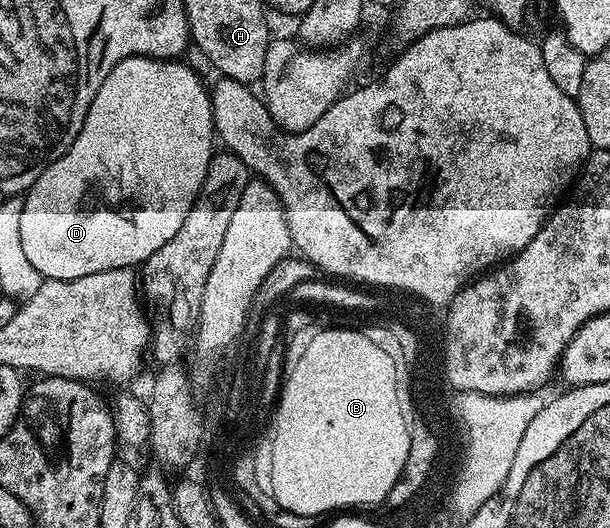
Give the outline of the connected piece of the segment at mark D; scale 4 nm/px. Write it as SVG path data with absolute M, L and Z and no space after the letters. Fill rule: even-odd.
M136 55L130 59L119 61L111 73L99 85L91 105L87 109L87 117L83 121L81 131L75 137L73 144L42 173L29 188L21 204L19 217L19 238L27 259L45 279L74 279L87 277L91 273L103 273L107 269L123 269L124 267L140 268L179 229L183 226L183 217L197 200L199 189L203 185L203 177L207 177L207 169L212 161L215 148L215 132L213 129L213 100L207 87L201 84L202 76L194 71L185 61L170 61L167 59L148 59L145 55Z

